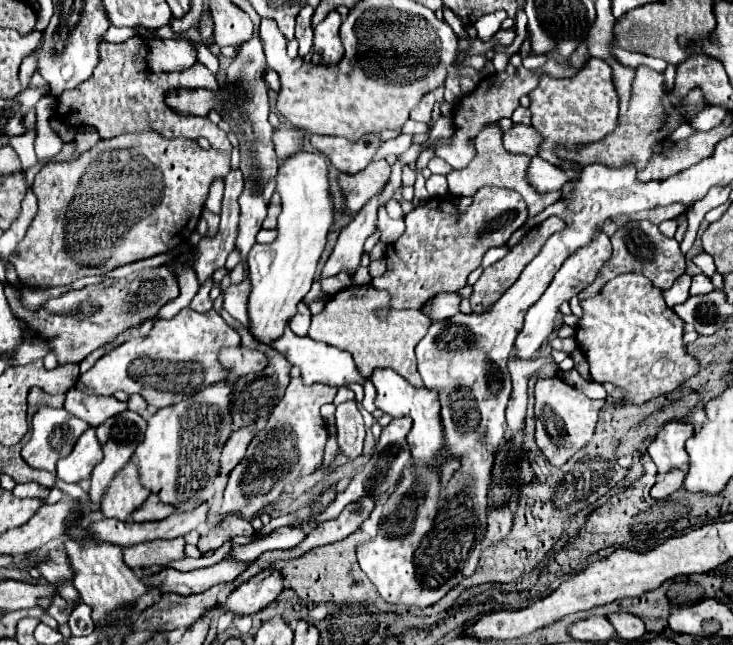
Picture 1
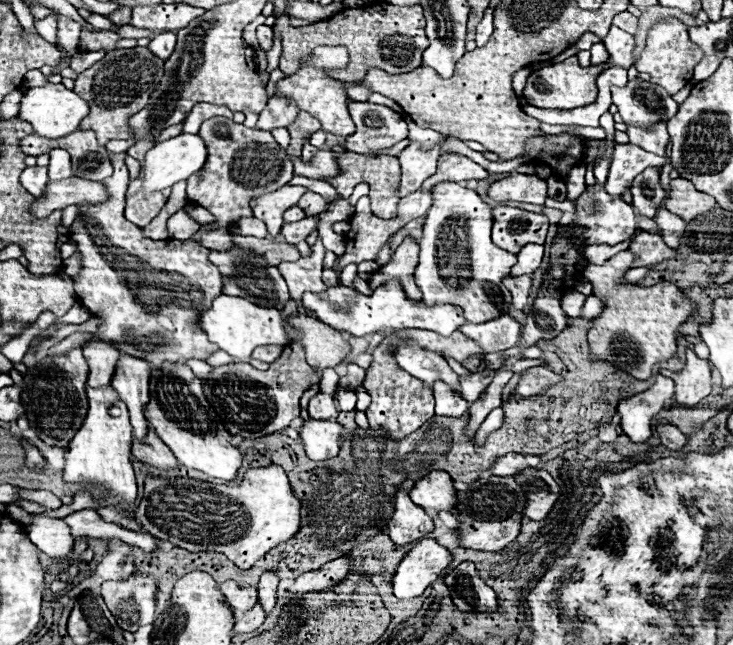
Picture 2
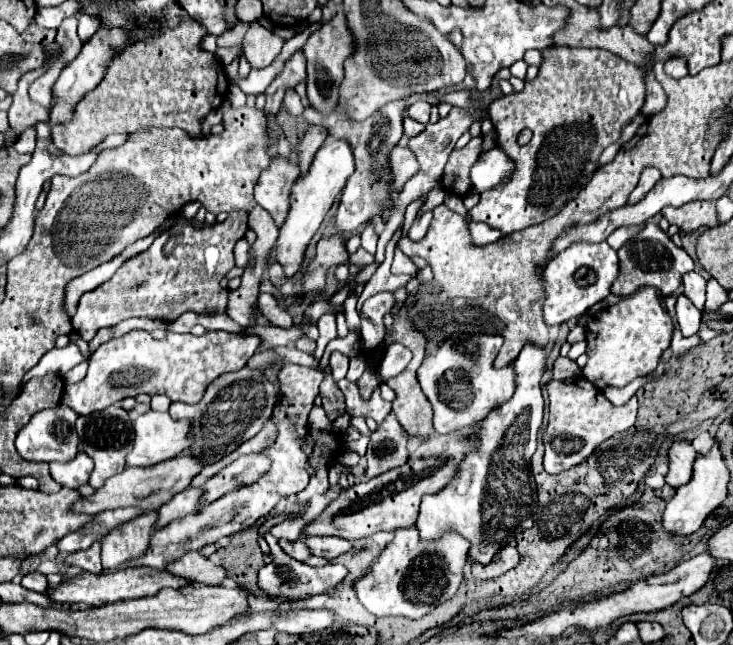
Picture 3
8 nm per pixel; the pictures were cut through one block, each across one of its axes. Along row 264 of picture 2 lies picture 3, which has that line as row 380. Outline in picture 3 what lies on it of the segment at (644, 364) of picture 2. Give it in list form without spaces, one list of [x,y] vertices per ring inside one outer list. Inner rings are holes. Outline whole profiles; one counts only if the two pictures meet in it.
[[[640,286],[620,302],[600,310],[586,324],[586,356],[588,362],[582,368],[582,376],[588,382],[602,380],[606,386],[626,386],[638,376],[650,374],[664,350],[670,346],[674,334],[674,322],[660,306],[656,288]]]

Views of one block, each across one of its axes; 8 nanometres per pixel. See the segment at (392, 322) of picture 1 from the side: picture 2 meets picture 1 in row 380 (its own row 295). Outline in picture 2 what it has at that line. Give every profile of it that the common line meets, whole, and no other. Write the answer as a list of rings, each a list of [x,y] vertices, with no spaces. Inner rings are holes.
[[[406,238],[406,240],[400,244],[400,248],[396,250],[396,254],[392,256],[392,260],[390,260],[386,266],[382,266],[382,268],[372,276],[370,288],[374,290],[374,288],[378,288],[380,284],[384,284],[386,280],[396,278],[396,280],[402,282],[402,288],[404,288],[404,292],[406,292],[410,298],[422,300],[422,292],[420,292],[420,288],[418,288],[416,282],[414,282],[414,270],[416,270],[416,266],[418,266],[418,252],[420,252],[420,248],[418,248],[416,240],[414,240],[414,238]]]

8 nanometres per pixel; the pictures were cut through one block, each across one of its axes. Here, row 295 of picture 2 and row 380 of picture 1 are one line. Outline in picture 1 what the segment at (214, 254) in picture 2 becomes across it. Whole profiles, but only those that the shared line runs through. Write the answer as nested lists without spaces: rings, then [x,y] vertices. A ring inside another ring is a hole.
[[[226,310],[220,312],[222,318],[240,334],[242,338],[242,346],[244,348],[256,348],[260,352],[266,354],[268,358],[268,364],[264,366],[262,374],[246,374],[242,378],[236,378],[234,376],[228,380],[228,384],[232,386],[232,404],[230,404],[230,416],[232,416],[232,428],[238,430],[238,428],[244,428],[244,426],[252,426],[256,420],[260,420],[262,416],[270,414],[274,404],[278,404],[278,400],[282,400],[282,392],[286,390],[286,384],[290,380],[290,362],[280,354],[280,352],[274,352],[270,346],[260,346],[258,342],[252,340],[252,334],[248,332],[248,328],[244,328],[242,324],[238,324],[238,320],[234,320]]]

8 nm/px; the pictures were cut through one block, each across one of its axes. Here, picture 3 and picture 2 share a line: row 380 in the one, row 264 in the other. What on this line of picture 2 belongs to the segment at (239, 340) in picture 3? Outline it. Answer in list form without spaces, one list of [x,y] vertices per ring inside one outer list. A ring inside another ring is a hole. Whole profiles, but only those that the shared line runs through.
[[[126,152],[113,154],[111,161],[114,172],[102,184],[106,186],[110,198],[102,204],[82,204],[80,214],[86,218],[74,220],[70,226],[70,238],[78,244],[80,252],[80,272],[72,276],[78,300],[90,310],[92,318],[104,324],[94,334],[96,338],[110,340],[120,352],[144,358],[154,366],[164,360],[182,362],[186,358],[206,360],[208,354],[216,352],[214,344],[206,340],[206,334],[196,330],[198,316],[210,308],[214,296],[222,294],[222,274],[214,264],[208,262],[208,248],[192,240],[150,240],[142,236],[142,230],[124,218],[124,194],[126,194],[129,172],[124,164]]]

